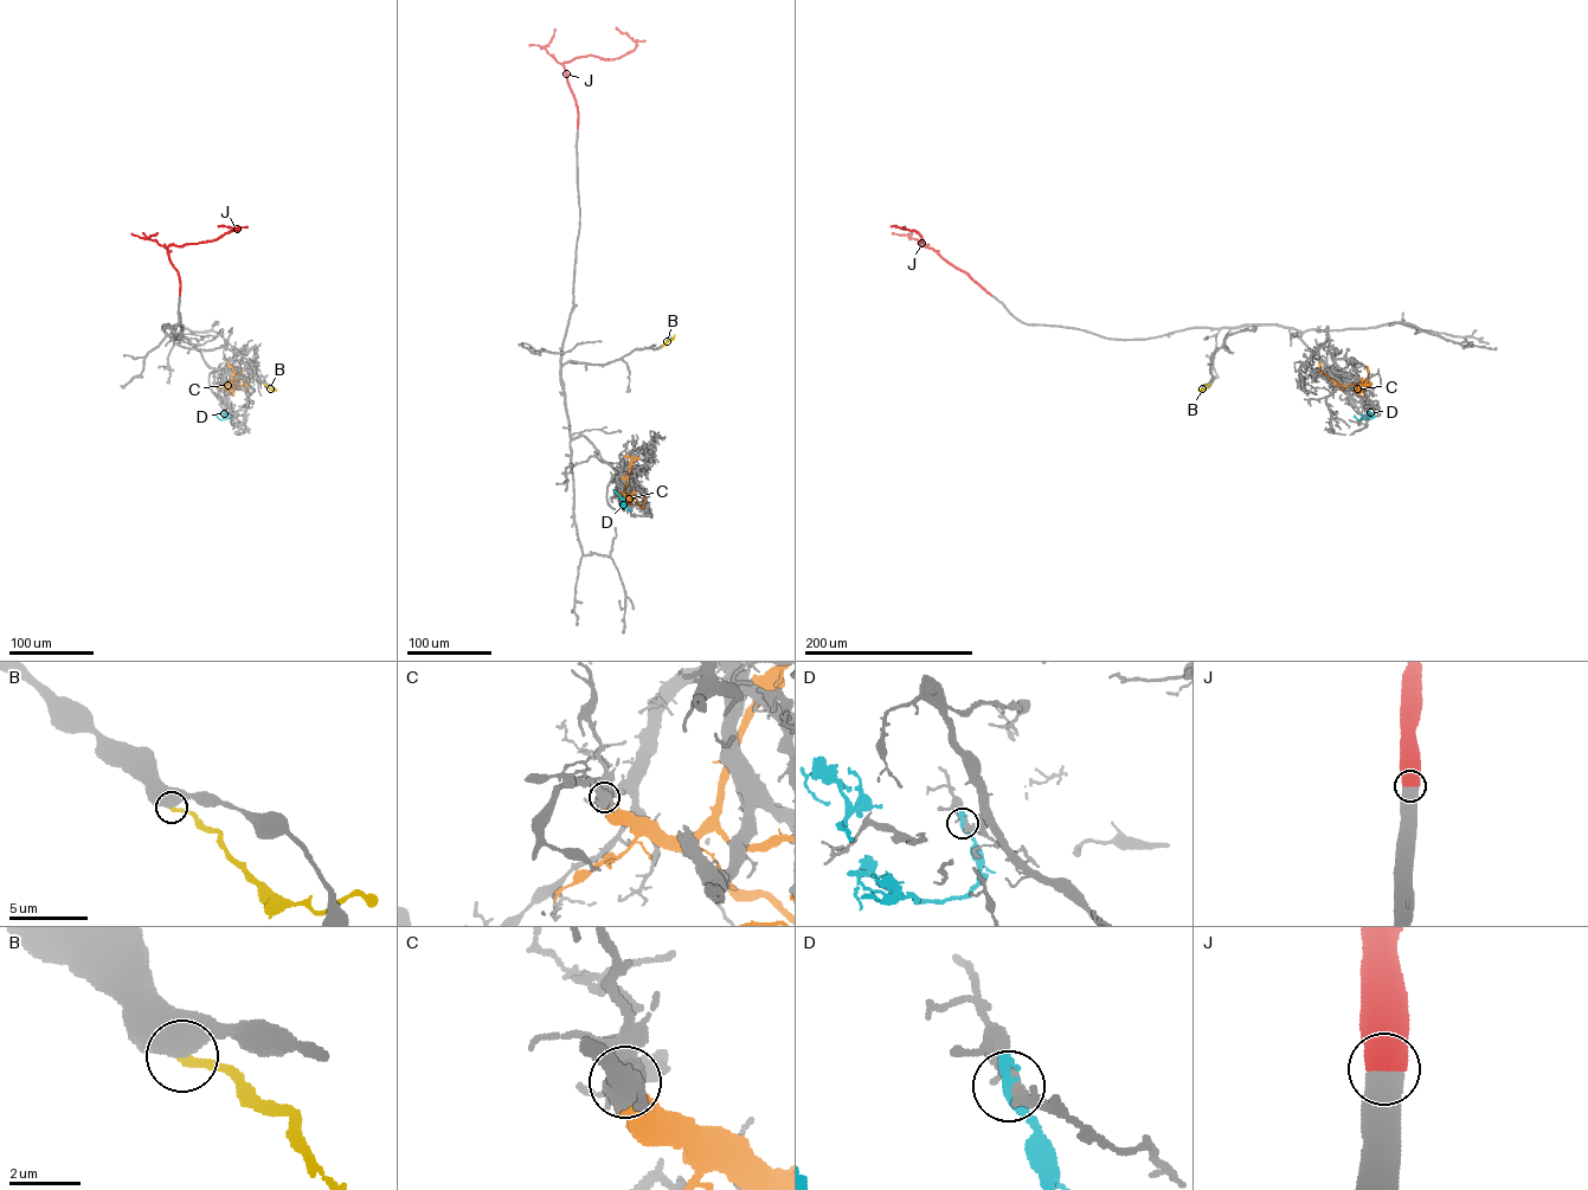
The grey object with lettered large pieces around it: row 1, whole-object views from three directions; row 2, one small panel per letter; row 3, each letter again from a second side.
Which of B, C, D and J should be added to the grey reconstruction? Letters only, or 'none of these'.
J

